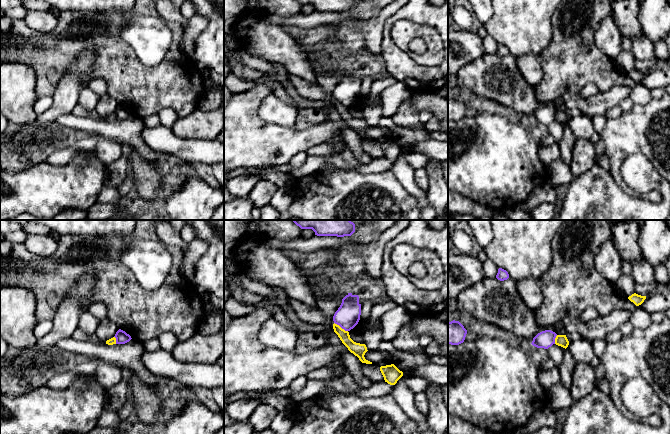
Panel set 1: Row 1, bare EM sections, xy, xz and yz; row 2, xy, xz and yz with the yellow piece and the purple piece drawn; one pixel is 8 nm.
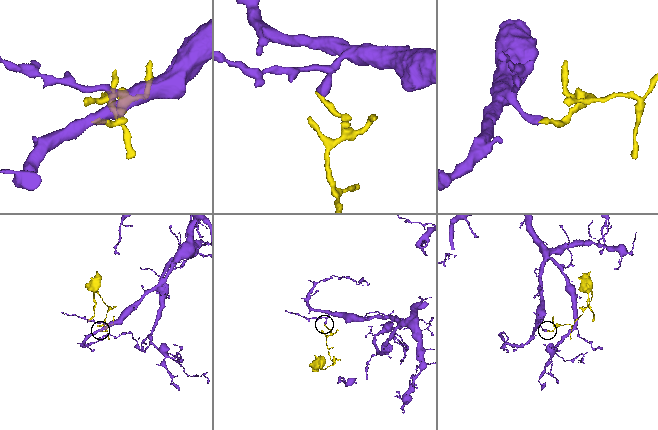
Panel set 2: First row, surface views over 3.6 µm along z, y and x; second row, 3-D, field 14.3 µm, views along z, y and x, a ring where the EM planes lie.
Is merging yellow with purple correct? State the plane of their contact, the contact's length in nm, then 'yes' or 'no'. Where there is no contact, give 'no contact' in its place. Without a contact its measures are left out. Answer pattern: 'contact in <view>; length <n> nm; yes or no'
contact in xz; length 130 nm; no

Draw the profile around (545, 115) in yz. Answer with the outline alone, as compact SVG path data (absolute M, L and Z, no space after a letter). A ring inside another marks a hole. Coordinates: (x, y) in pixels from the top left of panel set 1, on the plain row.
M545 106L538 109L532 117L532 121L537 124L548 125L553 120L555 120L555 114L557 110L551 106Z

